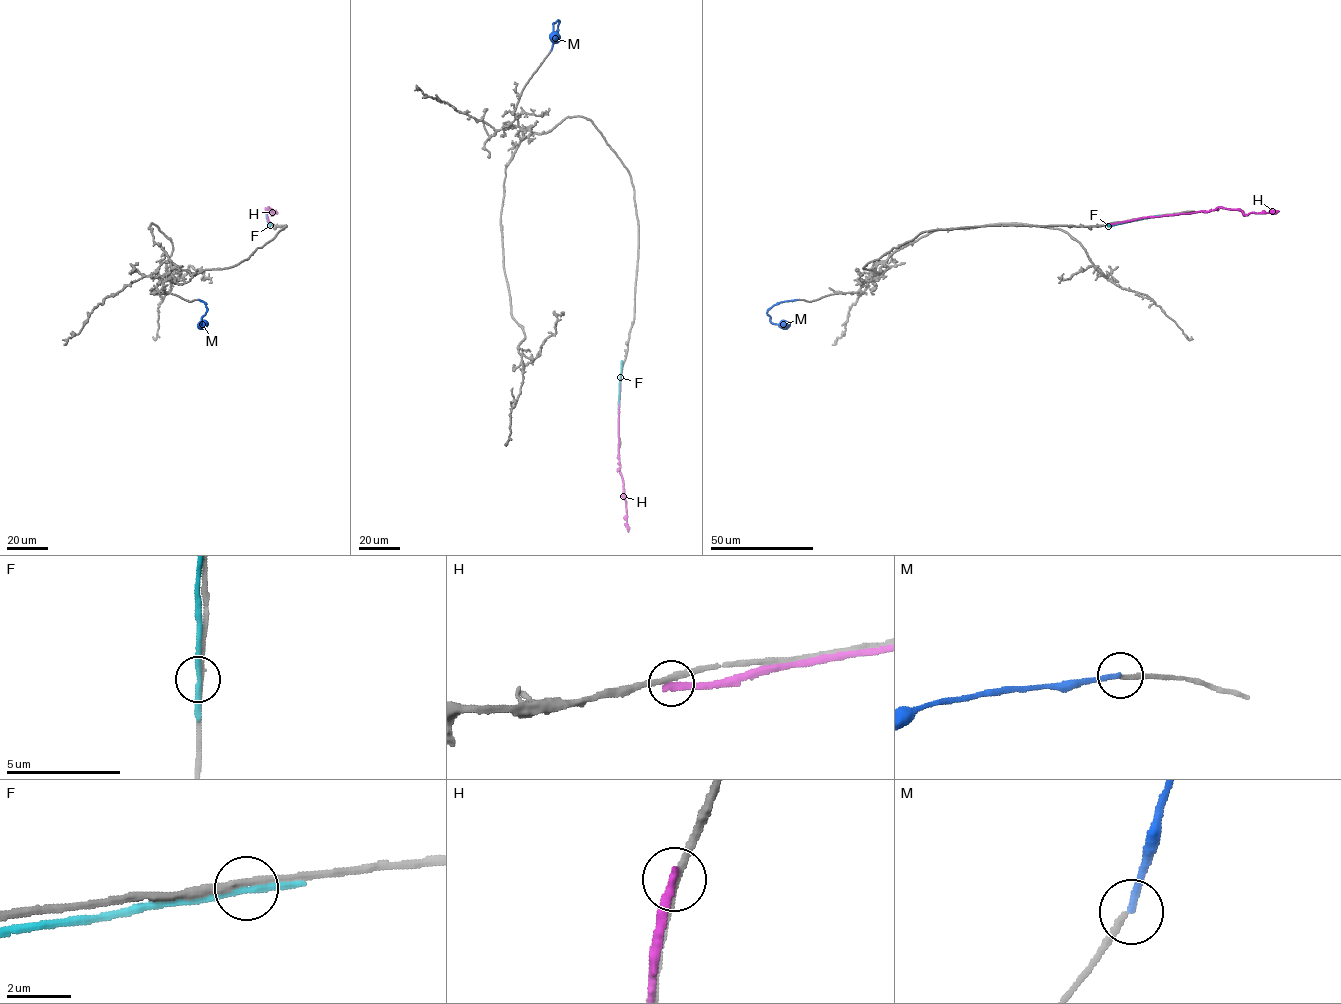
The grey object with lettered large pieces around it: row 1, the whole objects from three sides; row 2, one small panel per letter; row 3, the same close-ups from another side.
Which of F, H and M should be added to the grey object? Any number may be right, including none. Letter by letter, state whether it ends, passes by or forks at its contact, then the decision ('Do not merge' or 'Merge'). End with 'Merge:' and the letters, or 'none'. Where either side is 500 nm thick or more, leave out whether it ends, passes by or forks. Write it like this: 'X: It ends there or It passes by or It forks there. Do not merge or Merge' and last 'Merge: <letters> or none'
F: It passes by. Do not merge
H: It ends there. Do not merge
M: It ends there. Do not merge
Merge: none

